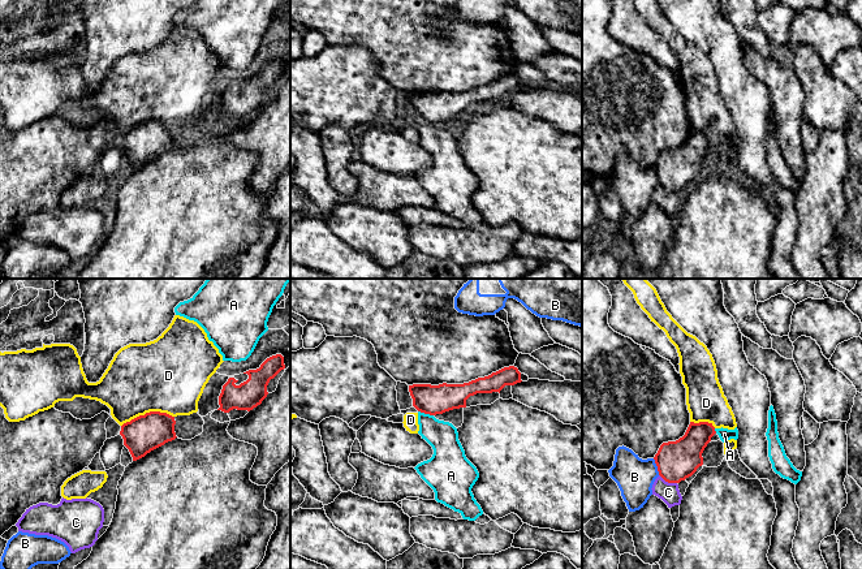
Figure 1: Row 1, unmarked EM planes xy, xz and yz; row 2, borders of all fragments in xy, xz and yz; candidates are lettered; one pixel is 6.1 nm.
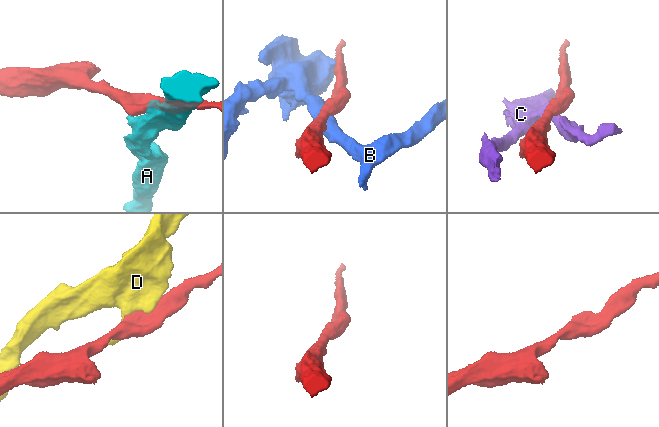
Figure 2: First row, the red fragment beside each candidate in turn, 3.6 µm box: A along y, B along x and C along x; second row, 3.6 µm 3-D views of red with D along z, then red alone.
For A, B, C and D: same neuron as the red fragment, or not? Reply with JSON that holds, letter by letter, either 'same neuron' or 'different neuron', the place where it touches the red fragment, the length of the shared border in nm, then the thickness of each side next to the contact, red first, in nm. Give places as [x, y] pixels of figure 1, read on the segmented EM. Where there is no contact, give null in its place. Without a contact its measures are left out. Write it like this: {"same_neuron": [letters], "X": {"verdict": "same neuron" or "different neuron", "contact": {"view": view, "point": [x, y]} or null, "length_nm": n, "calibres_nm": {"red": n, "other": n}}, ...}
{"same_neuron": [], "A": {"verdict": "different neuron", "contact": {"view": "xz", "point": [426, 413]}, "length_nm": 100, "calibres_nm": {"red": 180, "other": 190}}, "B": {"verdict": "different neuron", "contact": {"view": "yz", "point": [656, 465]}, "length_nm": 110, "calibres_nm": {"red": 240, "other": 240}}, "C": {"verdict": "different neuron", "contact": {"view": "yz", "point": [668, 482]}, "length_nm": 130, "calibres_nm": {"red": 240, "other": 120}}, "D": {"verdict": "different neuron", "contact": {"view": "xy", "point": [147, 413]}, "length_nm": 340, "calibres_nm": {"red": 220, "other": 440}}}

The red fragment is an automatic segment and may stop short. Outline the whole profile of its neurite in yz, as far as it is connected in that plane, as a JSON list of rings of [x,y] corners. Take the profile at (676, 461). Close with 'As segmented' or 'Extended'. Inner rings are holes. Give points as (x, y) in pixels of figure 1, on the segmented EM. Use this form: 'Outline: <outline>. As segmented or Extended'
Outline: [[[690,422],[682,437],[660,445],[654,457],[659,475],[668,483],[691,477],[703,465],[702,453],[715,434],[712,423]]]. As segmented

